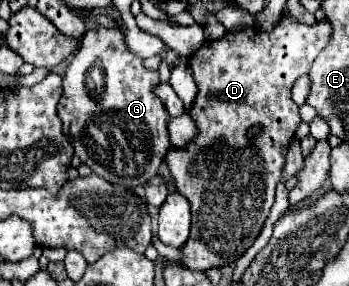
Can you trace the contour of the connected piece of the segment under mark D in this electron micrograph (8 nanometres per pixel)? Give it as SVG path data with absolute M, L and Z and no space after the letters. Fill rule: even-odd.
M284 16L270 32L260 32L258 28L244 28L244 30L230 30L226 32L222 38L218 40L204 40L204 44L190 56L190 68L192 68L192 74L194 74L194 80L196 80L196 86L198 86L198 94L192 102L192 106L186 110L186 114L196 122L196 136L184 146L184 148L178 148L178 150L168 150L166 154L166 164L168 164L168 170L172 174L172 180L178 188L180 194L184 194L192 206L192 230L190 230L190 238L188 242L182 246L182 258L180 258L180 266L188 268L188 270L210 270L210 268L218 268L218 266L228 266L228 264L234 264L252 244L254 240L258 238L258 234L262 232L262 226L270 214L270 208L272 208L272 202L274 202L274 190L276 190L276 184L280 180L280 170L284 166L284 158L286 158L286 150L288 150L288 144L290 140L294 138L294 130L300 122L300 114L298 114L298 106L292 102L290 98L290 90L292 90L292 84L296 82L296 78L308 74L312 62L316 60L316 56L320 54L320 50L326 46L330 38L330 24L326 20L314 24L314 26L306 26L302 22L298 22L296 18L290 18L290 16ZM252 126L260 126L260 134L254 134L250 136L248 130Z

